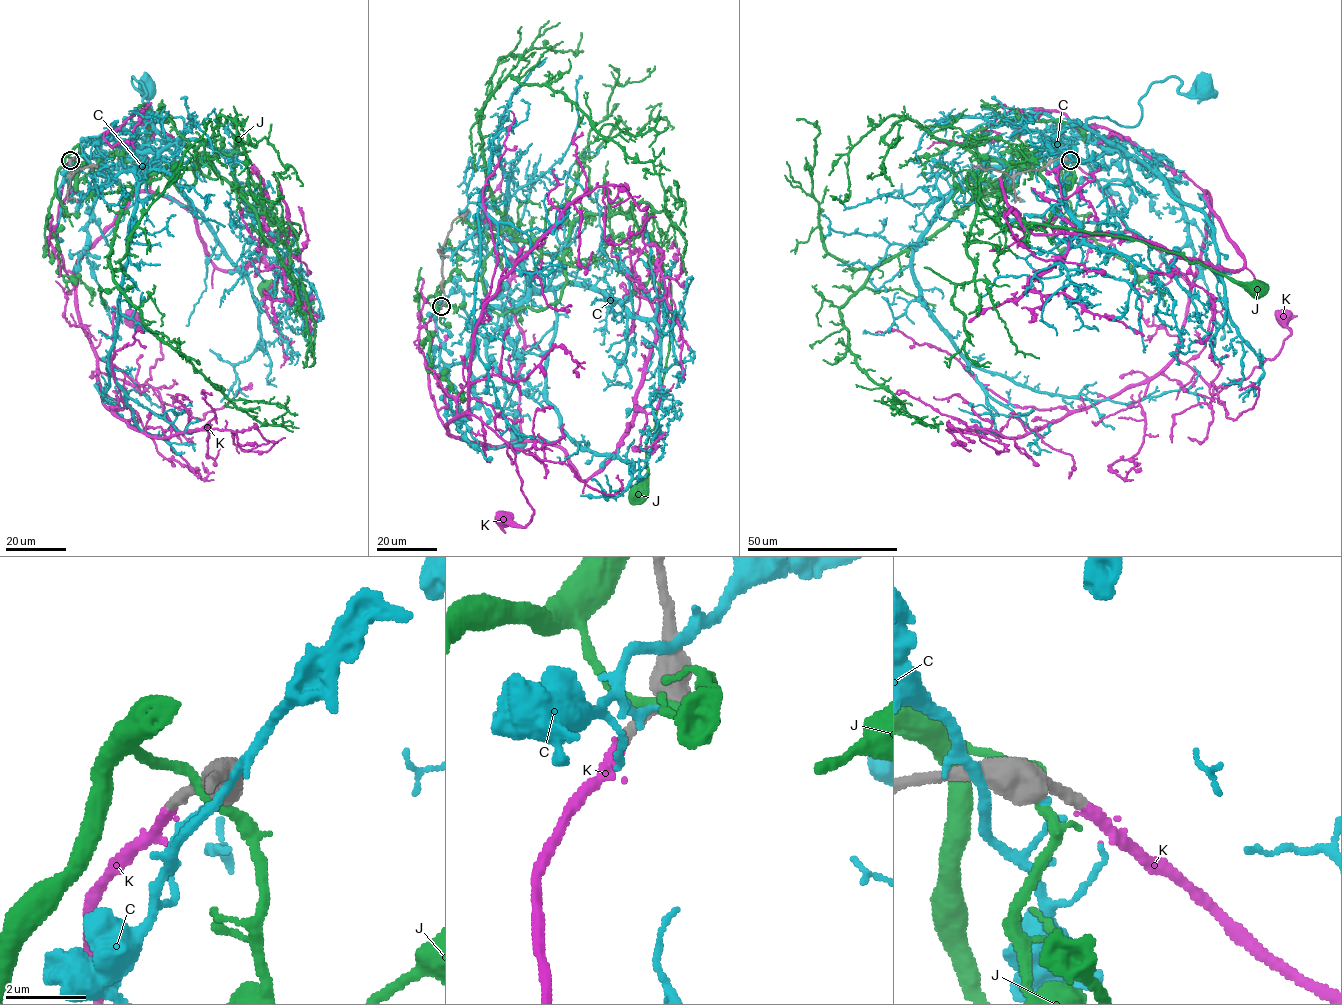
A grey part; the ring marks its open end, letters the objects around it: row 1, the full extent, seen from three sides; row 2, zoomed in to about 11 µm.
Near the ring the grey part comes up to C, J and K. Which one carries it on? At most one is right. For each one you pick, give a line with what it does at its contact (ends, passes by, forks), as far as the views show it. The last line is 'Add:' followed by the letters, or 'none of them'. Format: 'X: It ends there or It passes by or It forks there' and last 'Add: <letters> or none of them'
K: It ends there
Add: K

